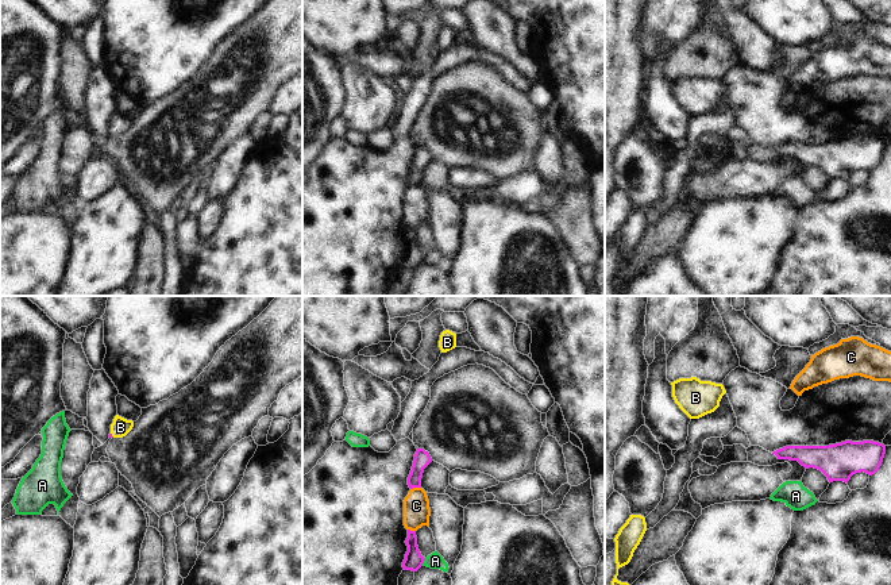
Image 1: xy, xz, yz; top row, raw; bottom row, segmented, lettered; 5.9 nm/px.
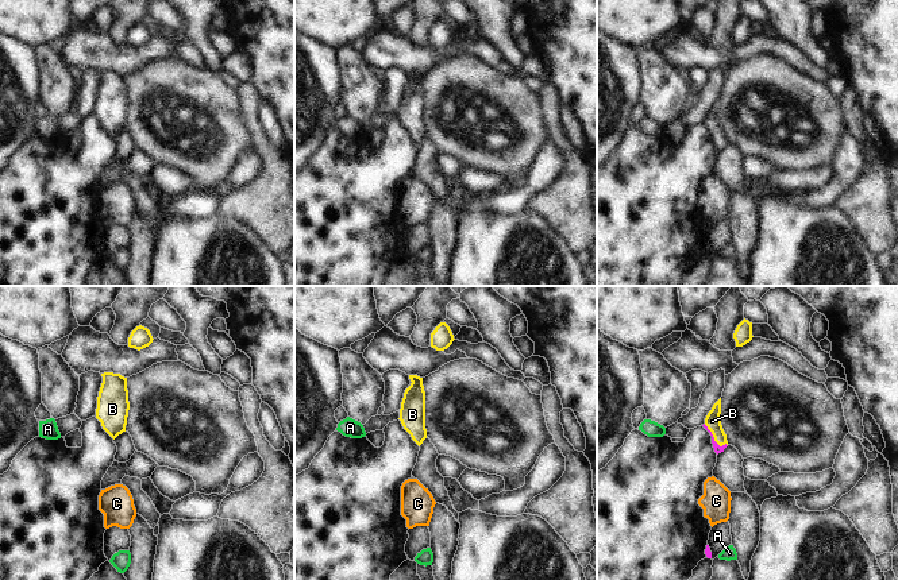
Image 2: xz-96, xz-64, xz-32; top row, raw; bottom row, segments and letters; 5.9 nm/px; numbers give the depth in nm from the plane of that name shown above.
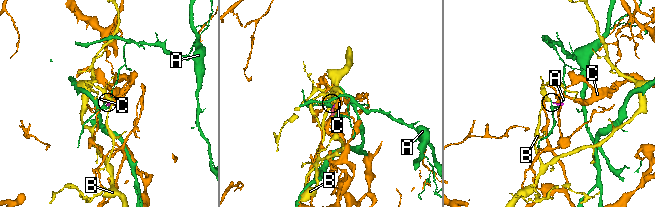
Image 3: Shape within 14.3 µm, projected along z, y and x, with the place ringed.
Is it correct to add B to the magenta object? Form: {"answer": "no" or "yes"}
{"answer": "yes"}

